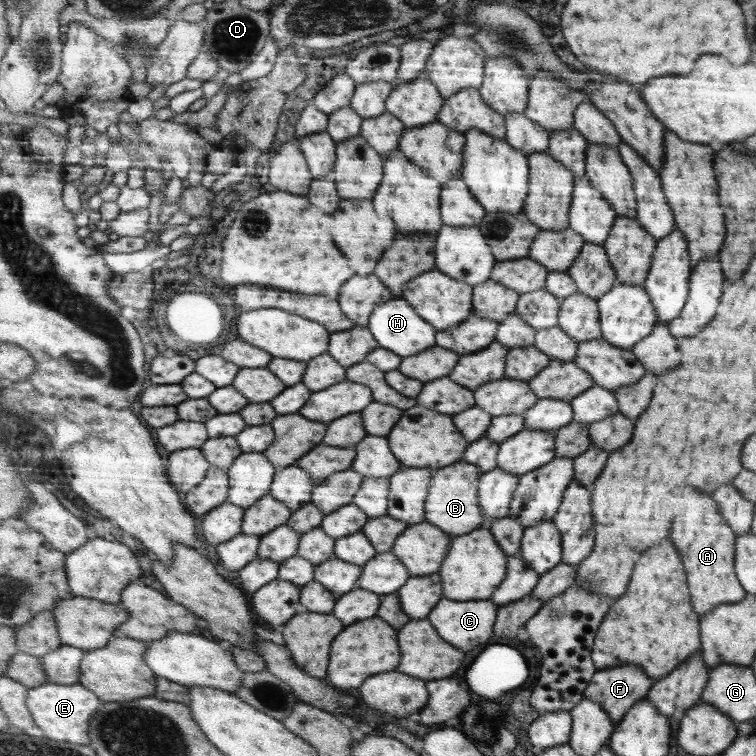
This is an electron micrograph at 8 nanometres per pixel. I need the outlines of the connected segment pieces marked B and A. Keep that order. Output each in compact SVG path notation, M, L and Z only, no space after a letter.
M464 460L433 471L433 480L429 483L429 493L425 501L425 521L438 526L452 538L481 528L483 517L477 500L477 485L481 473L481 467L468 464Z
M686 490L676 516L678 522L674 522L674 530L670 530L670 540L682 550L682 562L686 562L686 574L690 574L690 598L694 598L694 610L706 614L718 605L742 601L747 592L734 574L734 530L718 514L716 502L706 494Z

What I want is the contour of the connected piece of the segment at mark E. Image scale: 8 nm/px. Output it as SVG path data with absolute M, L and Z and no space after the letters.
M48 682L30 689L28 706L30 706L38 726L46 732L46 736L50 736L54 740L70 740L76 744L88 744L90 742L88 730L92 727L94 715L102 706L102 700L98 698L98 694L94 690L90 690L80 683L65 685Z

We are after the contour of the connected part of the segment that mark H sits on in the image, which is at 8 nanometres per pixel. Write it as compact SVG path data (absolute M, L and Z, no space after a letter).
M392 299L382 305L379 305L374 313L369 318L368 330L372 332L374 340L378 342L379 346L386 348L398 354L401 357L414 356L414 354L422 353L424 350L433 348L437 344L437 331L430 322L426 322L421 315L410 303L405 302L404 299Z

